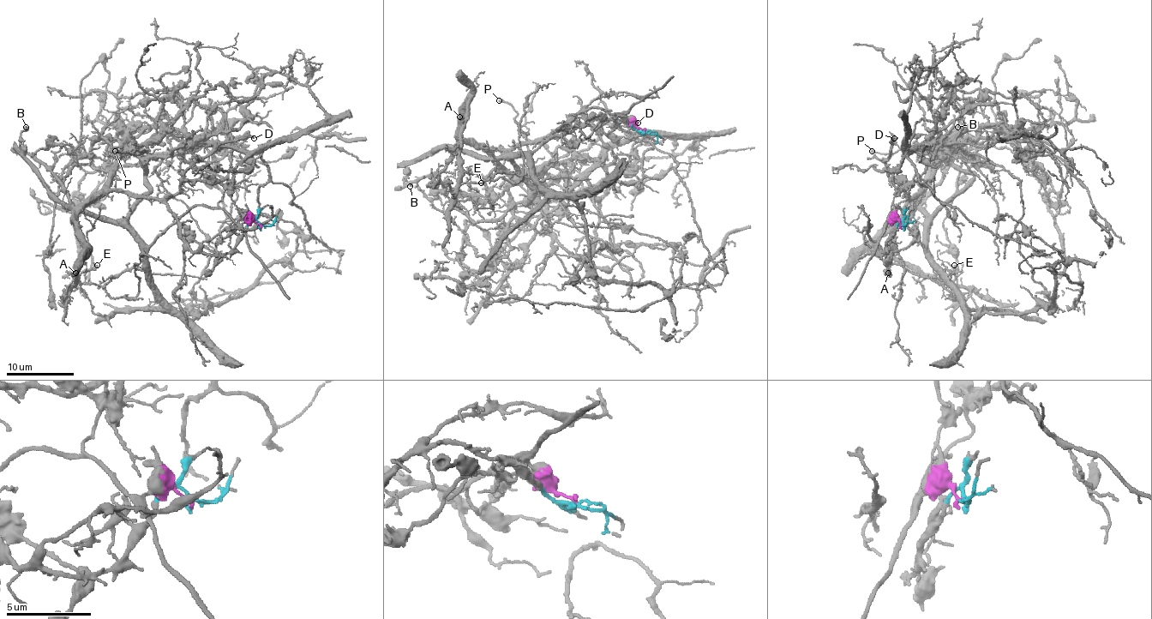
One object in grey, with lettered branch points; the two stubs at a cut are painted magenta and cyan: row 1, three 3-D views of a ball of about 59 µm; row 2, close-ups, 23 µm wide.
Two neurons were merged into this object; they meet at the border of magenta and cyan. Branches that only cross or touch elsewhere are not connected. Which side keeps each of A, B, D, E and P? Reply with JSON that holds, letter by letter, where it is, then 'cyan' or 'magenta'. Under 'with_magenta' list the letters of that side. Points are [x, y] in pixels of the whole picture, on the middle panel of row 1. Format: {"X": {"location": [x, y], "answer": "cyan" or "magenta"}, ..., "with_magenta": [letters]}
{"A": {"location": [459, 117], "answer": "cyan"}, "B": {"location": [410, 186], "answer": "cyan"}, "D": {"location": [638, 123], "answer": "cyan"}, "E": {"location": [481, 183], "answer": "cyan"}, "P": {"location": [499, 100], "answer": "cyan"}, "with_magenta": []}

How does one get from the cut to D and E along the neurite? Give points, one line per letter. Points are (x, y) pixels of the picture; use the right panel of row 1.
D: (901, 225), (901, 220), (879, 255), (895, 241), (895, 224), (906, 202), (886, 162), (895, 138)
E: (901, 225), (879, 255), (920, 190), (909, 216), (874, 246), (951, 281), (953, 264)

